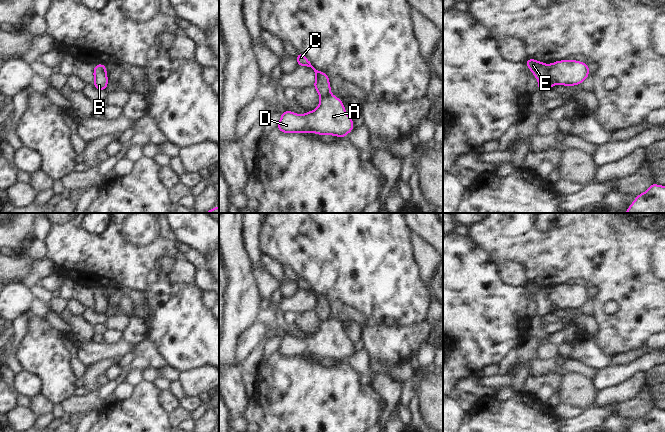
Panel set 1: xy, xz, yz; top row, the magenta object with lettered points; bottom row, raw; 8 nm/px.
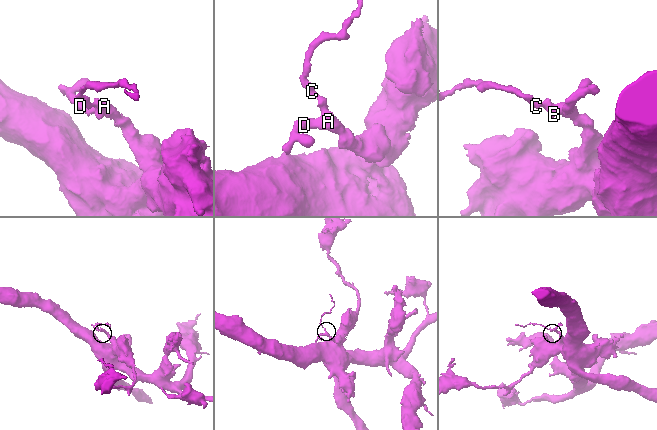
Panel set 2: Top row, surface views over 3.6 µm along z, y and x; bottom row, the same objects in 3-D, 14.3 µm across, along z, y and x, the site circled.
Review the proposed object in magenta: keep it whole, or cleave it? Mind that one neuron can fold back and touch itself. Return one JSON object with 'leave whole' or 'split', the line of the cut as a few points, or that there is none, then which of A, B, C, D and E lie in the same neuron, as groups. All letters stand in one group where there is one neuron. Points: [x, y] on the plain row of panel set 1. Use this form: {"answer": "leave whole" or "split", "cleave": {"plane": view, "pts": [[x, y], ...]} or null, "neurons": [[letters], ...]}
{"answer": "split", "cleave": {"plane": "yz", "pts": [[547, 289], [547, 295], [554, 307]]}, "neurons": [["A", "D"], ["B", "C", "E"]]}

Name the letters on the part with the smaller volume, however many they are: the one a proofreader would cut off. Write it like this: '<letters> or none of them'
B, C, E

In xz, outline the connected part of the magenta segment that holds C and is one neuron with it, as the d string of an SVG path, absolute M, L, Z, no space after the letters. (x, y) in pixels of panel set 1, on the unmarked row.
M297 277L296 285L297 285L298 290L311 291L314 294L316 304L315 304L313 311L317 314L317 317L319 318L320 321L324 321L328 317L330 317L331 310L329 308L329 300L328 299L326 299L322 295L316 294L311 289L310 285L302 277Z

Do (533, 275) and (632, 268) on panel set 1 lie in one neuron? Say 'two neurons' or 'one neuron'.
one neuron

